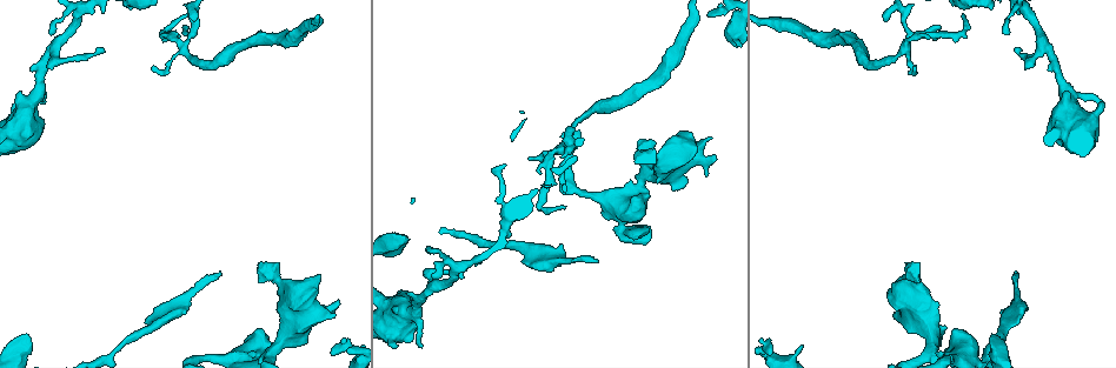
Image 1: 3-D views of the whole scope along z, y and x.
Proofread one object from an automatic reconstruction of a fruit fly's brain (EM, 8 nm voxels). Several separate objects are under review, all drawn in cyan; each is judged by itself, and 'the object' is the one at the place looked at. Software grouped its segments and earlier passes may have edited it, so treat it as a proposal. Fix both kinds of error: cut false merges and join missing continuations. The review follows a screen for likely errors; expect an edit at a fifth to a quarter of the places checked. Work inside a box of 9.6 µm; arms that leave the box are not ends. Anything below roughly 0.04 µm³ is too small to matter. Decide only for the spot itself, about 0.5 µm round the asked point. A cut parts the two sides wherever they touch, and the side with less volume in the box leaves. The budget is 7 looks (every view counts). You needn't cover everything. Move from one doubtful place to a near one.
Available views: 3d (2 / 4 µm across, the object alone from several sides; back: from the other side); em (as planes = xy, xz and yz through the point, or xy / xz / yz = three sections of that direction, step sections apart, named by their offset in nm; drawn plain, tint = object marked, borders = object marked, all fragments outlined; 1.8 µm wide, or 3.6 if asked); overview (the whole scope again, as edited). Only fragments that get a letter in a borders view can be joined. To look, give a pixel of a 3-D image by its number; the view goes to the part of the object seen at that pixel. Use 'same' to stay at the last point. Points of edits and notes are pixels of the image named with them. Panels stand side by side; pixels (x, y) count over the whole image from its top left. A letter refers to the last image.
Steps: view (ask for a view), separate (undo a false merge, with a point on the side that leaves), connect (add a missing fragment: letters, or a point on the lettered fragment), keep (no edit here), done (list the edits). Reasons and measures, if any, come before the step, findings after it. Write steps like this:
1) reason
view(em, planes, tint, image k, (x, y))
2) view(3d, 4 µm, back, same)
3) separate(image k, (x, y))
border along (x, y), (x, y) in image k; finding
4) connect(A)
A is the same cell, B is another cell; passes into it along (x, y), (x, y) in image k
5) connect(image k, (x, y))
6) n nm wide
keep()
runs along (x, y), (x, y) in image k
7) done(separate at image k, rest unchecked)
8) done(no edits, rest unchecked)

free end
view(em, planes, tint, image 1, (218, 273))

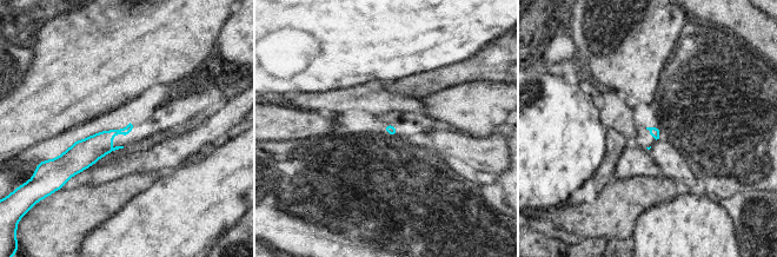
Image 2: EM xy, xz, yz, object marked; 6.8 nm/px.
what lies round it
view(em, planes, borders, same)

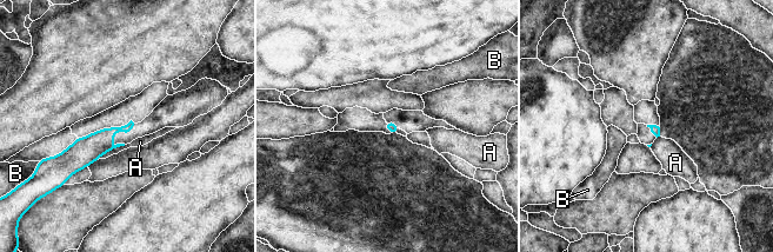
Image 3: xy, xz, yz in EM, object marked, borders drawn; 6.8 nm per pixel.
keep()
A and B are other cells; runs along (127, 127), (64, 161) in image 3; no lettered fragment goes on from it

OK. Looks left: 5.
abrupt turn
view(3d, 2 µm, image 1, (904, 46))

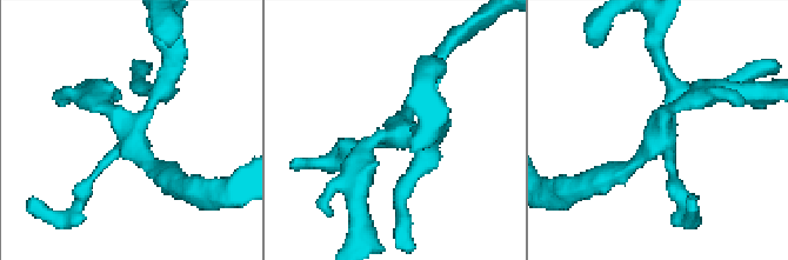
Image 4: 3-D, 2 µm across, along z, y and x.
view(em, yz, step 8, borders, image 4, (131, 124))

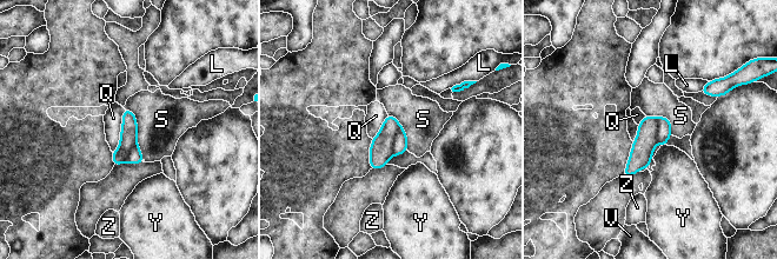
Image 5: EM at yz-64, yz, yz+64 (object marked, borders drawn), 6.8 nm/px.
S touches over 380 nm
separate(image 5, (382, 148))
L, Q, S, V, Y and Z are other cells; a second neuron is stuck on

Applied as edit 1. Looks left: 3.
redraw
view(overview)

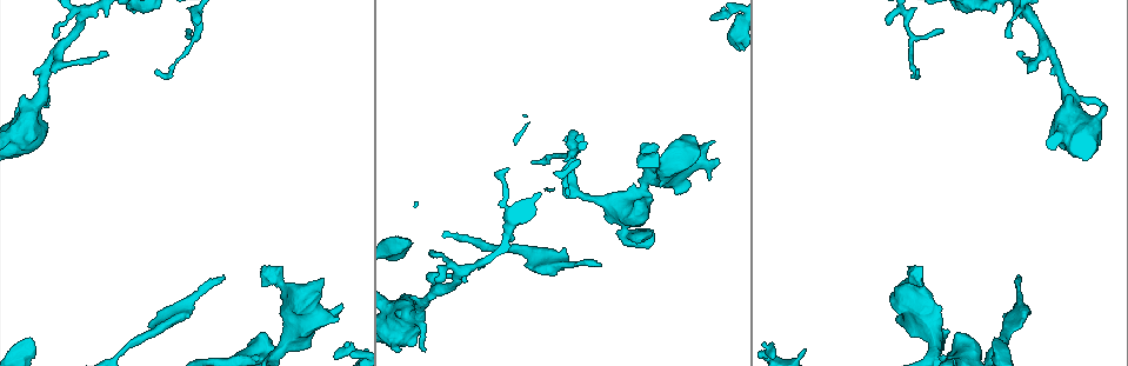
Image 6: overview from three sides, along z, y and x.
an open end
view(3d, 4 µm, image 6, (642, 238))

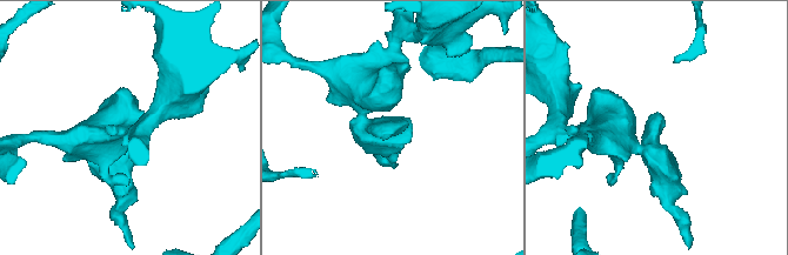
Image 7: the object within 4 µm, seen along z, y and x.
view(em, planes, borders, image 7, (659, 114))

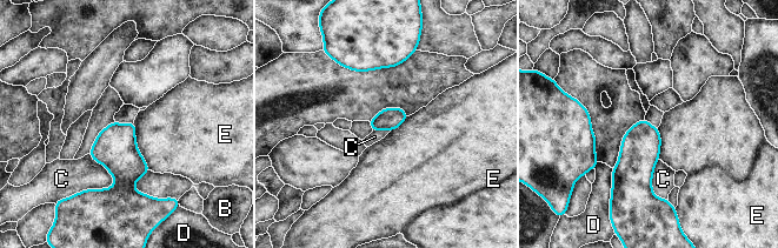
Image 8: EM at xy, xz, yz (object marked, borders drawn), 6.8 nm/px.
150 nm wide
keep()
B, C, D and E are other cells; none of them fits

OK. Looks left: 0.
done(separate at image 5, rest unchecked)

